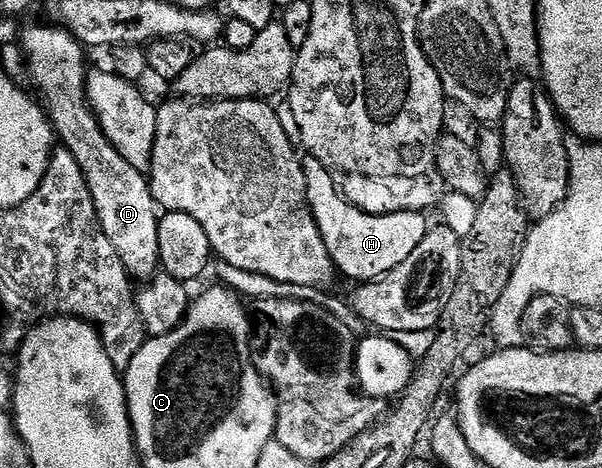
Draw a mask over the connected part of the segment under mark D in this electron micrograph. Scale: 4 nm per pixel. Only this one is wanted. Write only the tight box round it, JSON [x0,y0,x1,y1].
[19,26,161,277]

